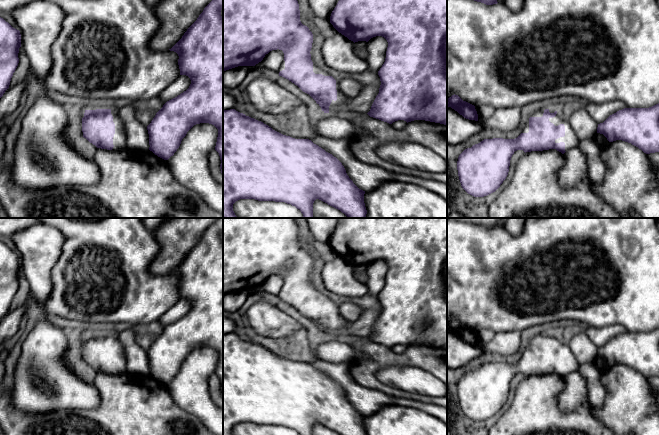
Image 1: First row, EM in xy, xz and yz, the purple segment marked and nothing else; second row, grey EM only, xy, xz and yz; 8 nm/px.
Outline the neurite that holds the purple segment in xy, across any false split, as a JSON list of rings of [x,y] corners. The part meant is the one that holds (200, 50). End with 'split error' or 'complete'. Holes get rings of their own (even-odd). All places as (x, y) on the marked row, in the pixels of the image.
[[[212,0],[171,48],[178,54],[180,75],[190,78],[189,88],[167,101],[147,126],[149,150],[168,160],[179,148],[182,139],[196,124],[209,123],[218,129],[215,150],[219,153],[223,176],[223,0]]]; complete

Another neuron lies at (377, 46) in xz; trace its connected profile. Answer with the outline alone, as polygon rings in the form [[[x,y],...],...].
[[[382,36],[371,38],[367,42],[368,57],[366,59],[369,69],[378,72],[385,62],[387,40]]]

